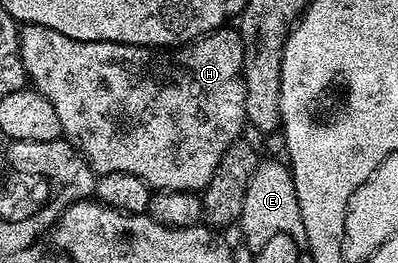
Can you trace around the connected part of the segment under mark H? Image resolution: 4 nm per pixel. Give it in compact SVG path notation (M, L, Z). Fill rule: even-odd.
M27 24L20 29L21 57L28 83L55 110L59 117L61 135L68 140L81 156L93 167L94 173L122 172L135 174L135 178L143 178L150 189L163 192L195 192L200 193L211 182L211 174L215 174L215 166L219 166L219 158L235 141L242 139L244 128L247 128L245 119L245 47L241 41L240 31L236 27L226 26L217 28L176 50L158 50L144 48L138 44L116 44L102 40L76 40L67 38L67 34L59 34L59 30L51 30L47 26Z

